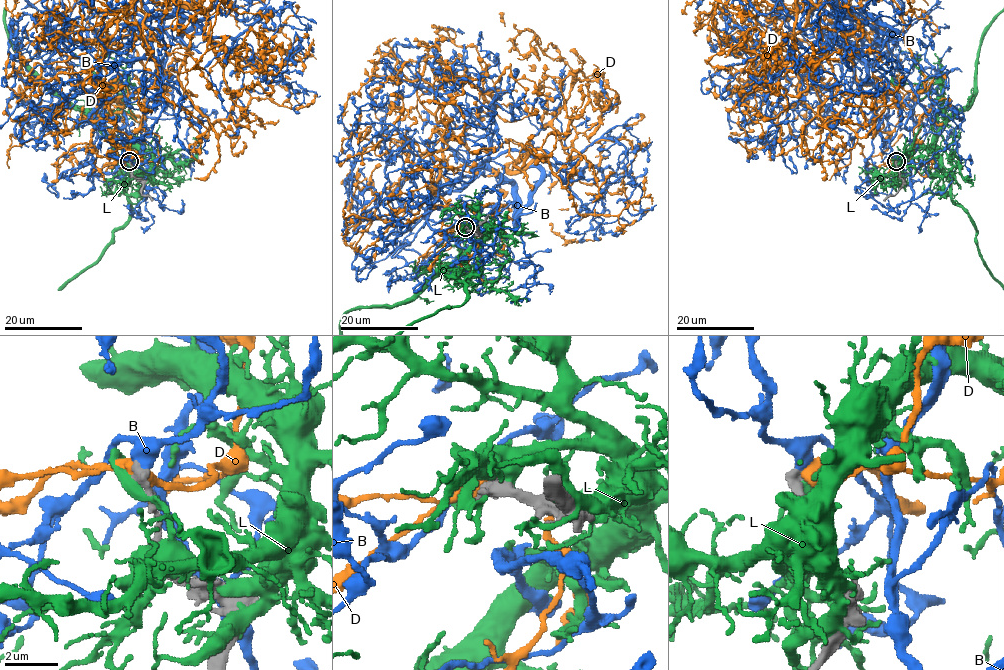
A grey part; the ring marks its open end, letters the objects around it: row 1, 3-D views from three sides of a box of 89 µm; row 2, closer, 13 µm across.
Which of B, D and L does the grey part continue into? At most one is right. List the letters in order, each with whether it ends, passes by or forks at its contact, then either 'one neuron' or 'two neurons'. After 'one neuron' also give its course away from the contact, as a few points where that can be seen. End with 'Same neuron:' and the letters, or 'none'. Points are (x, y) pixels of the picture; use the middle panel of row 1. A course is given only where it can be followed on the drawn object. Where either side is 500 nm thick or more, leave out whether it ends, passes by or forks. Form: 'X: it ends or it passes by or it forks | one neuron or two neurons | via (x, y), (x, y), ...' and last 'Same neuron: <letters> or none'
B: it passes by | one neuron | via (466, 227), (478, 221), (430, 206), (443, 184), (499, 172), (516, 227), (542, 146), (632, 111)
D: it passes by | two neurons
L: it passes by | two neurons
Same neuron: B

